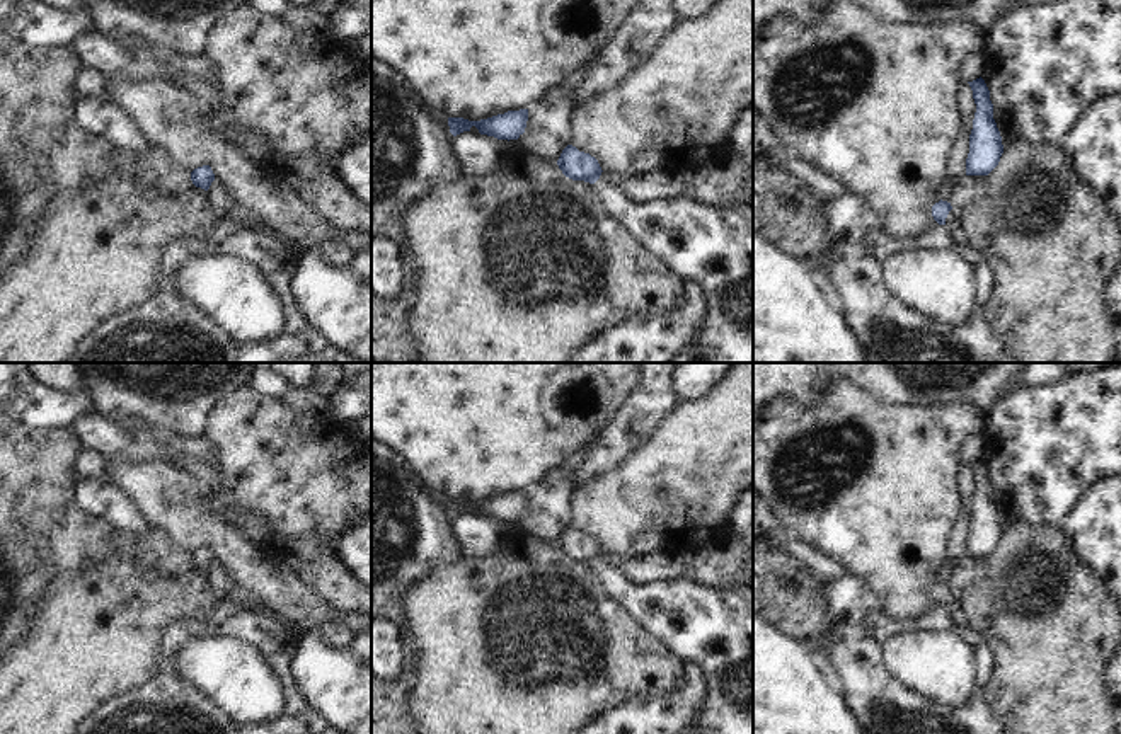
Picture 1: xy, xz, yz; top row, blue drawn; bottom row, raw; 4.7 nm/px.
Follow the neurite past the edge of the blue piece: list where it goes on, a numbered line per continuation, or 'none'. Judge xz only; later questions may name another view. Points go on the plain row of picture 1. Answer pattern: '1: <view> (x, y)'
none

